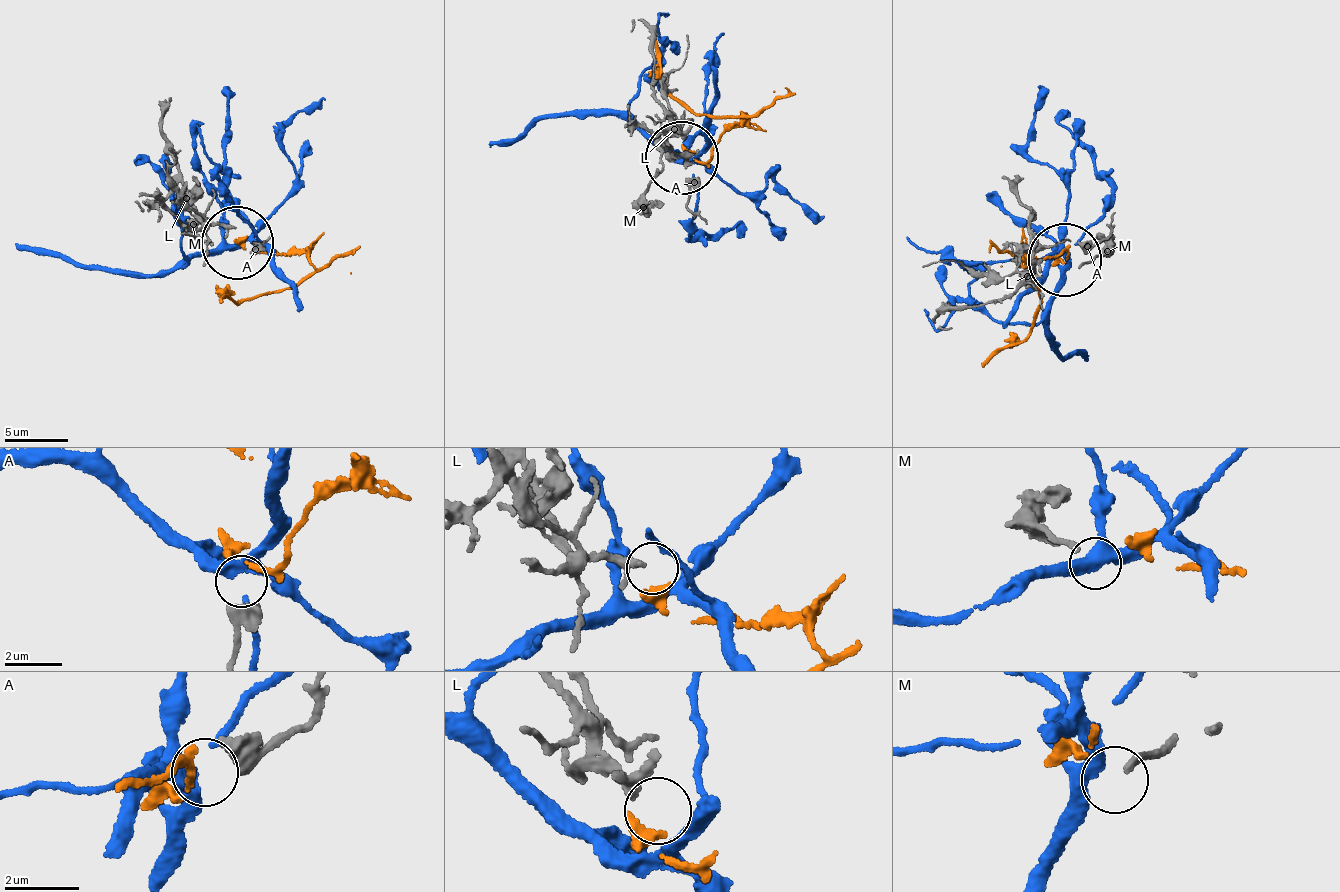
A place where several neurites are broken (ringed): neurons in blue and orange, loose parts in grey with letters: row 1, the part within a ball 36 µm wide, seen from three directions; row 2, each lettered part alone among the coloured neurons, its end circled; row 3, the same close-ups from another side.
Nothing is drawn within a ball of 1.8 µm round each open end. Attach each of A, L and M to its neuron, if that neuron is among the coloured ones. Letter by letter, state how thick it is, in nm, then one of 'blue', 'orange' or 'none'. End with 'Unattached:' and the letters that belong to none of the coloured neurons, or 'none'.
A: calibre 320 nm; orange
L: calibre 280 nm; none
M: calibre 190 nm; blue
Unattached: L

